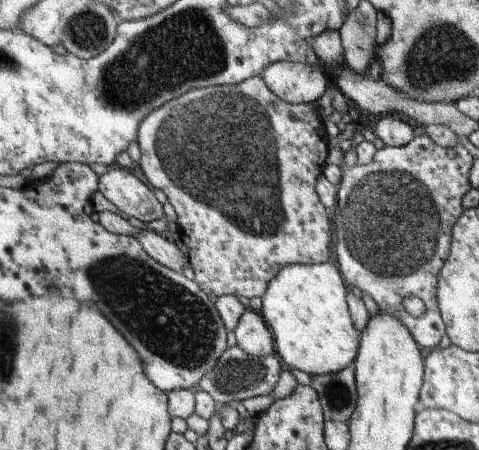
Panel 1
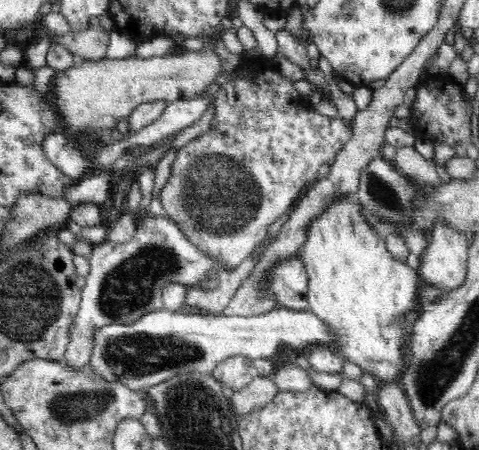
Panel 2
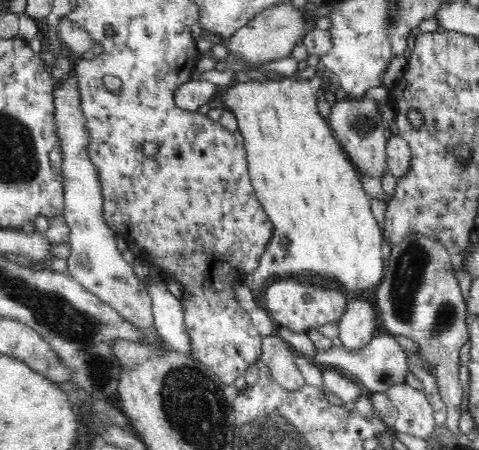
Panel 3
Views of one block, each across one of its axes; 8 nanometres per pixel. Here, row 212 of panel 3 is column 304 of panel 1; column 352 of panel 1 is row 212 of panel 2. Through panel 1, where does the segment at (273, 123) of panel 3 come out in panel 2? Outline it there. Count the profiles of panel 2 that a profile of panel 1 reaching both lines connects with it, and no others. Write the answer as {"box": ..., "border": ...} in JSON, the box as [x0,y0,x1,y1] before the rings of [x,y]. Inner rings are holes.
{"box":[300,194,420,384],"border":[[[340,194],[330,206],[326,206],[308,226],[306,242],[300,250],[300,258],[308,272],[308,304],[310,312],[330,326],[336,336],[336,352],[362,368],[364,374],[372,374],[380,384],[398,382],[402,370],[402,358],[406,356],[406,344],[412,336],[412,324],[402,324],[402,316],[416,308],[420,296],[420,274],[408,264],[396,260],[386,240],[376,234],[370,224],[364,206],[348,202],[348,194]]]}

